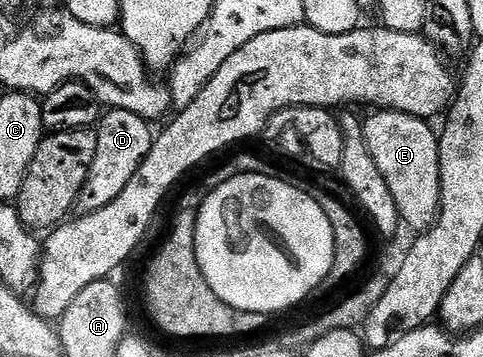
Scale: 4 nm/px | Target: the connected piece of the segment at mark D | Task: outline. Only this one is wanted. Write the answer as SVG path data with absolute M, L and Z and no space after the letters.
M110 109L103 112L96 132L96 155L90 164L88 175L84 179L84 187L78 195L77 208L82 213L100 211L100 207L108 207L124 187L128 187L132 175L136 175L136 167L144 163L148 151L152 147L156 133L151 122L145 121L140 115L132 115L132 111Z

